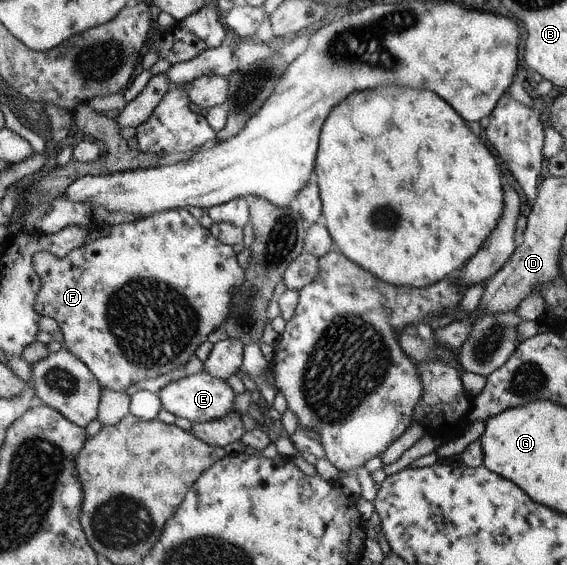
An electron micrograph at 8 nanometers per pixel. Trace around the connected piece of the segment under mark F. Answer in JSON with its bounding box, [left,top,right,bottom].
[34,208,244,393]

